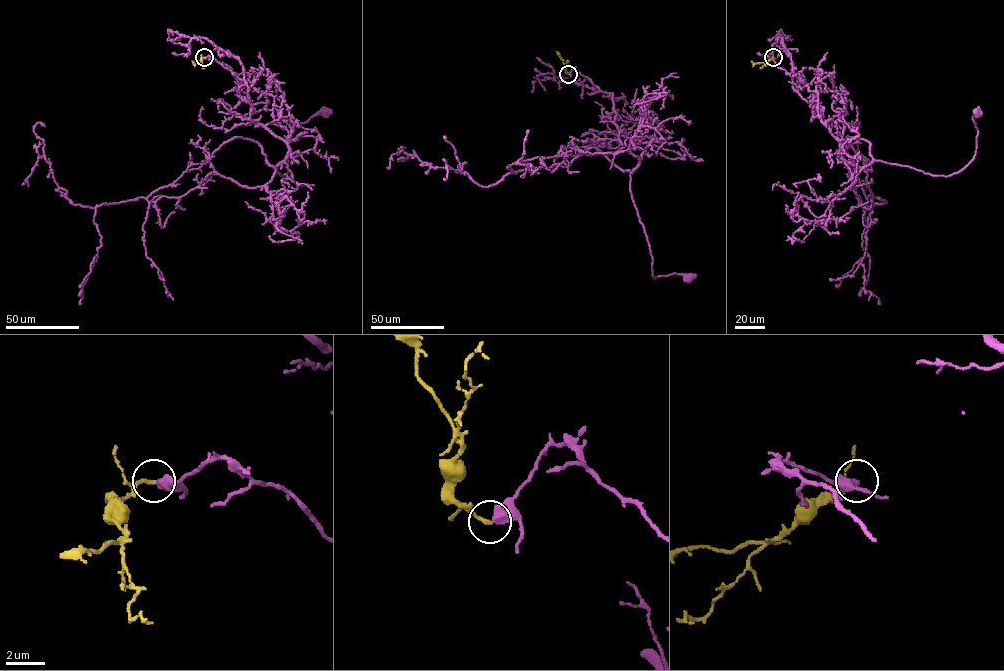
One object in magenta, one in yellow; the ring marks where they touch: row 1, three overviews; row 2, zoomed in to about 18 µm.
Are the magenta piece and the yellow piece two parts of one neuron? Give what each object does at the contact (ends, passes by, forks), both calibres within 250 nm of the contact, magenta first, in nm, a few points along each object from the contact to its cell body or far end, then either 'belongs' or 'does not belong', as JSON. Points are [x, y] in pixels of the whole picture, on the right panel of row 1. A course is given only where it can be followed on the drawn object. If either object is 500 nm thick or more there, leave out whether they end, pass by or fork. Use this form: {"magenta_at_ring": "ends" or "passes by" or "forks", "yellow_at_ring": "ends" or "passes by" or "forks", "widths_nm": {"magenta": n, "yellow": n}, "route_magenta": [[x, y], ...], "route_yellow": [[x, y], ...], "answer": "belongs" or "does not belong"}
{"widths_nm": {"magenta": 500, "yellow": 190}, "route_magenta": [[773, 57], [822, 118], [843, 123], [840, 155], [854, 166], [874, 160], [958, 172], [975, 154], [976, 110]], "route_yellow": [[773, 57], [764, 63], [751, 61]], "answer": "does not belong"}

